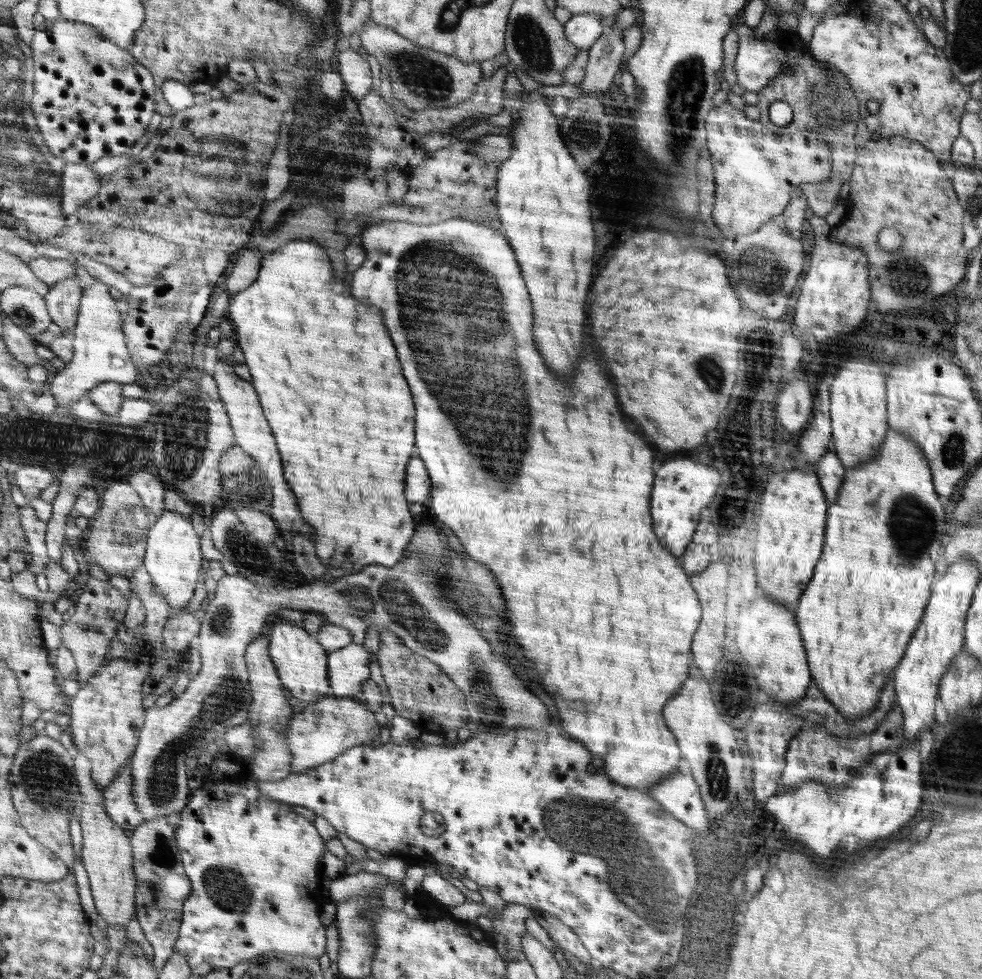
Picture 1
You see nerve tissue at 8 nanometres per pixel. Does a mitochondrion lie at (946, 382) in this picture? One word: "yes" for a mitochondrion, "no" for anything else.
no

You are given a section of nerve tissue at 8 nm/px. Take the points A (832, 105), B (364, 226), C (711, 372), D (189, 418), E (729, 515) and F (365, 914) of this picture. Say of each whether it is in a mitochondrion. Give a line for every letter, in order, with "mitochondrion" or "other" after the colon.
A: mitochondrion
B: other
C: mitochondrion
D: mitochondrion
E: mitochondrion
F: other

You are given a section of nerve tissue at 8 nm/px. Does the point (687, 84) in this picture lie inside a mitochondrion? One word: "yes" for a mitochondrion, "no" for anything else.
yes

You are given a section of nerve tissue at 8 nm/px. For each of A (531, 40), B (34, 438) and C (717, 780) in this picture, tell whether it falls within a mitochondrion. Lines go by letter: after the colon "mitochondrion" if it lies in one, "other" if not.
A: mitochondrion
B: mitochondrion
C: mitochondrion

